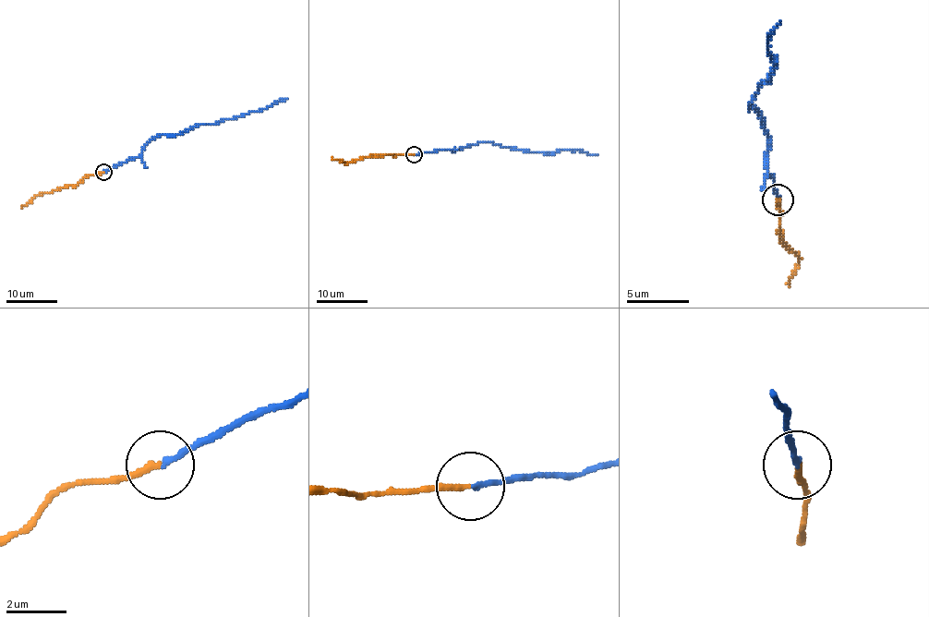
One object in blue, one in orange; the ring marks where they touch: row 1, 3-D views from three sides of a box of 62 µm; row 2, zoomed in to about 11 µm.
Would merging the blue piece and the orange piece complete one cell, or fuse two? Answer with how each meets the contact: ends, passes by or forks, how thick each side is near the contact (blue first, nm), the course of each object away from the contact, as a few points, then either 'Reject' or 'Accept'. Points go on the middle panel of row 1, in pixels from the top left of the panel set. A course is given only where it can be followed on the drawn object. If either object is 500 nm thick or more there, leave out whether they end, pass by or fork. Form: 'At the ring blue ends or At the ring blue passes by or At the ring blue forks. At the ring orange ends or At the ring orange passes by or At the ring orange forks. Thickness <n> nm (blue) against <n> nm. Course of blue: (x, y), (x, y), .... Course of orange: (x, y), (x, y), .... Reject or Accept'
At the ring blue ends. At the ring orange ends. Thickness 180 nm (blue) against 200 nm. Course of blue: (415, 154), (489, 142), (524, 150), (582, 150), (597, 155). Course of orange: (413, 154), (371, 155), (345, 163), (331, 158). Reject

